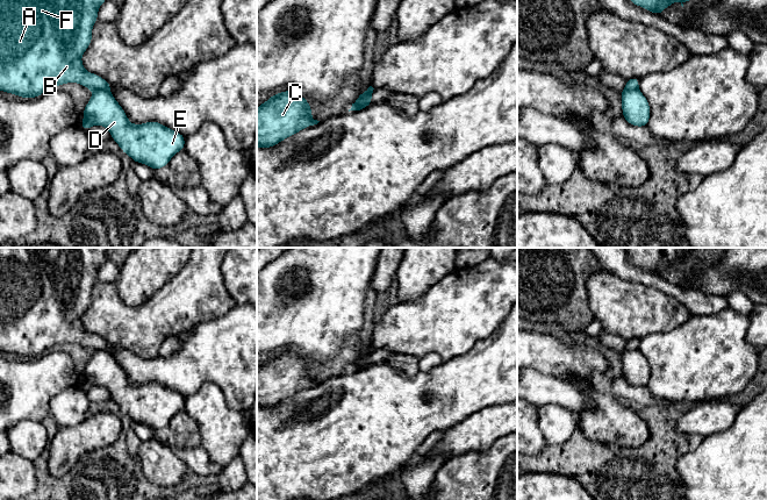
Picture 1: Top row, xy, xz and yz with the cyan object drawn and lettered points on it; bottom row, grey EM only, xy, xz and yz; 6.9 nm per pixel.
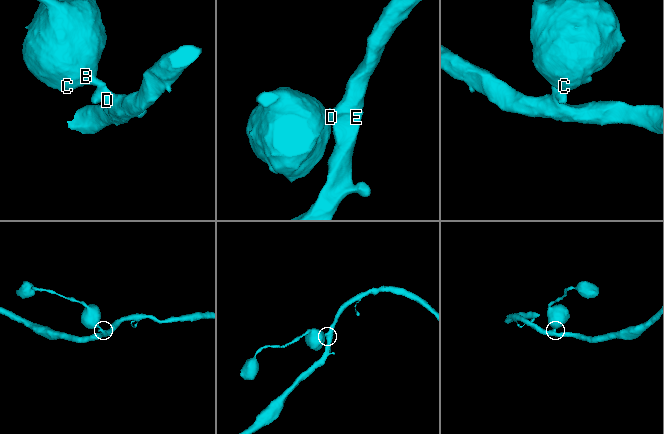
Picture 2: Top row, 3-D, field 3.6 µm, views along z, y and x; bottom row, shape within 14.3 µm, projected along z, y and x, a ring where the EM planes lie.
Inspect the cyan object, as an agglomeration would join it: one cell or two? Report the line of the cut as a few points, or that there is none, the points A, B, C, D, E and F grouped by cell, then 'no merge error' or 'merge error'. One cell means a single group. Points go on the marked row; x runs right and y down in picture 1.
cut xy (107, 90), (93, 91); groups A B C F / D E; merge error

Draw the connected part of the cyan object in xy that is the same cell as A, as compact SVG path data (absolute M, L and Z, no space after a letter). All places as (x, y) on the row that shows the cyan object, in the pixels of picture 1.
M0 0L0 91L20 98L37 98L62 84L78 83L92 91L110 90L112 84L85 70L81 56L92 42L98 10L106 0Z

